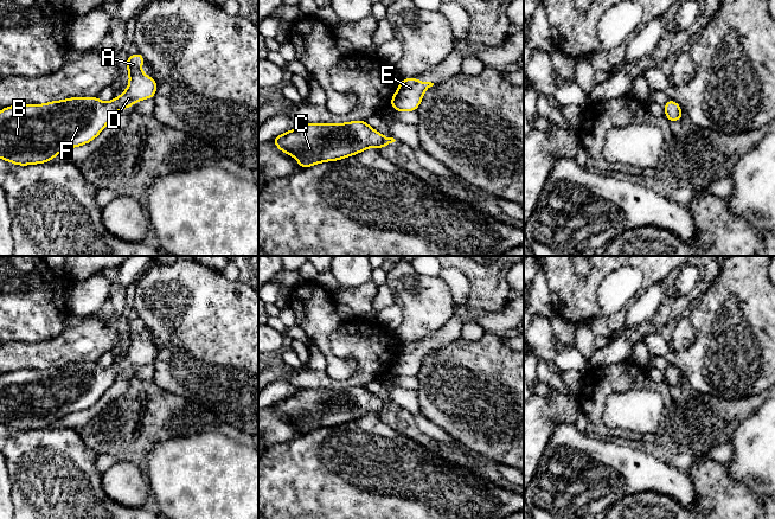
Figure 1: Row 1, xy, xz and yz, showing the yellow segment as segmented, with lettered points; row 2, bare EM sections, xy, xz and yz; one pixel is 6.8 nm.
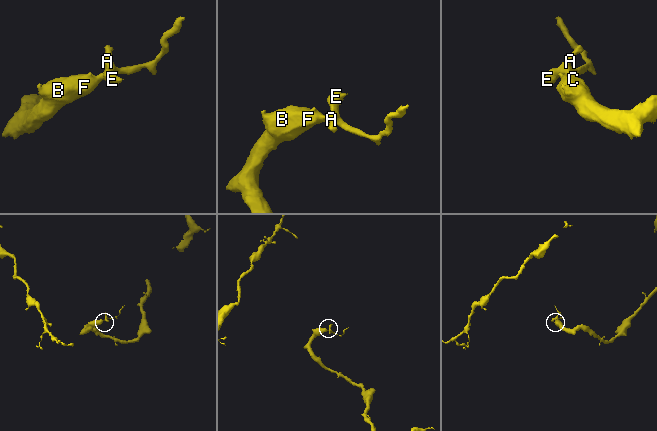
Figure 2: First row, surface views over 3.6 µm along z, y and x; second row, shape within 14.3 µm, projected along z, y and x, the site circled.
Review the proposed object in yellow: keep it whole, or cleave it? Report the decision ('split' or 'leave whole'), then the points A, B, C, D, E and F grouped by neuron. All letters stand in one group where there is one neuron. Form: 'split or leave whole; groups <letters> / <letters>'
leave whole; groups A B C D E F

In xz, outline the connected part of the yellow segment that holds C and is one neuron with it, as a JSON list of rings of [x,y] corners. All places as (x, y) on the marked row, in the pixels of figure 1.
[[[359,120],[347,123],[301,123],[271,141],[281,152],[294,156],[305,169],[352,156],[370,147],[384,148],[396,140],[380,135]]]

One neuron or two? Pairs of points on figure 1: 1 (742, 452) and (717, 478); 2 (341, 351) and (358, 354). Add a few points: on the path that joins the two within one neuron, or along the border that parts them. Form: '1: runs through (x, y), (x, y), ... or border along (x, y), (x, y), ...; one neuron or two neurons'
1: border along (725, 465), (734, 479), (741, 480), (748, 486); two neurons
2: runs through (345, 351), (354, 351); one neuron

